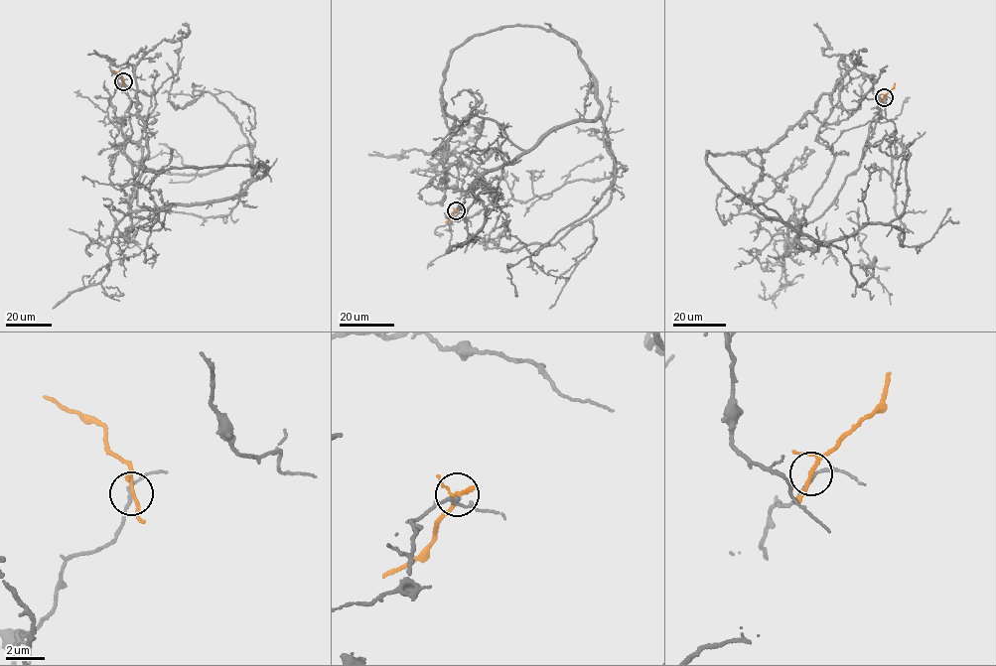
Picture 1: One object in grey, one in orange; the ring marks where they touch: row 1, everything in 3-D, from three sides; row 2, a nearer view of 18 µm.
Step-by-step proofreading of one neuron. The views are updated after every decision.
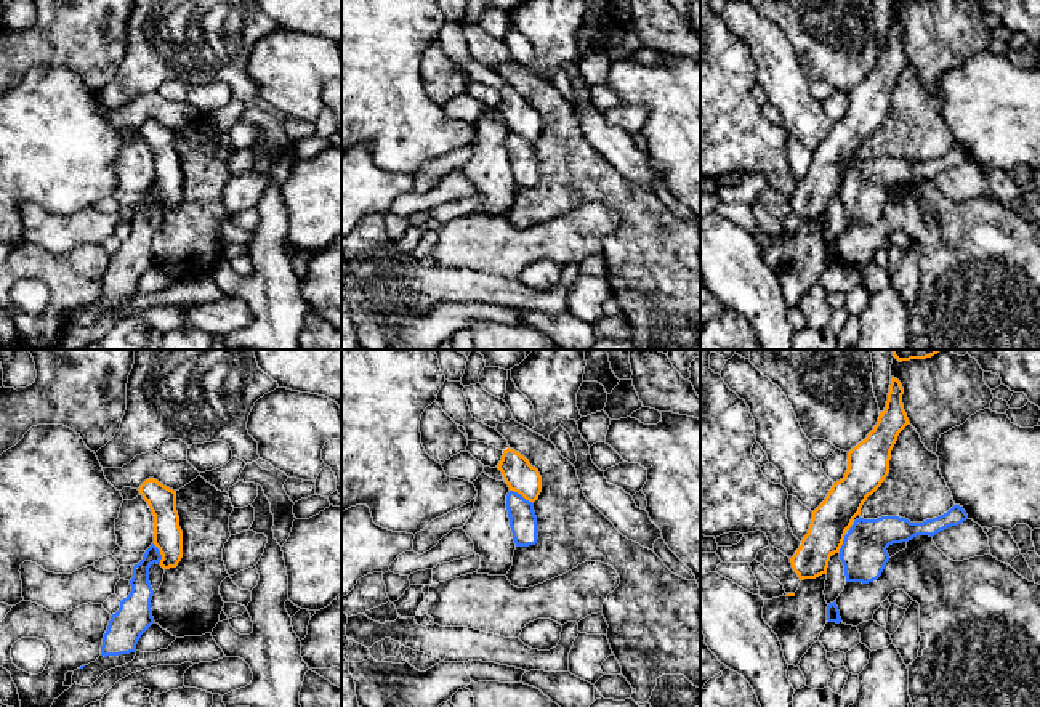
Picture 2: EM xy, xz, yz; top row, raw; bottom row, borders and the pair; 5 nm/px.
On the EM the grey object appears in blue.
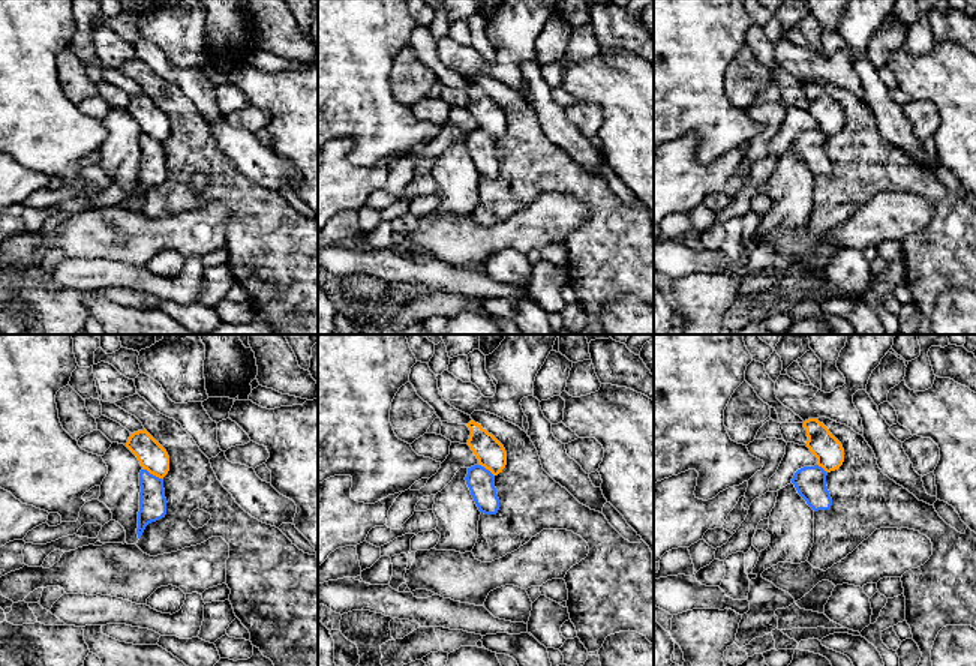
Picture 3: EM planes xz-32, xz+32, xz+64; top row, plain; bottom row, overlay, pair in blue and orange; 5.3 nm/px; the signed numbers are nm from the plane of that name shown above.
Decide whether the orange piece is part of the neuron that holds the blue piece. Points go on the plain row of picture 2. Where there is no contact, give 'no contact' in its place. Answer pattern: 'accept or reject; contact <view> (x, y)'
reject; contact xz (520, 135)

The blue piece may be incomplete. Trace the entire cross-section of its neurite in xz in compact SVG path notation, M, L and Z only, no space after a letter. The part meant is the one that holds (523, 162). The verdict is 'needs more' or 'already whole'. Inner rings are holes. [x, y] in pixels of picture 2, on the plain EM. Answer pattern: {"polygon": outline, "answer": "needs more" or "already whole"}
{"polygon": "M510 131L506 136L506 151L516 188L535 186L538 176L534 144L521 135Z", "answer": "already whole"}

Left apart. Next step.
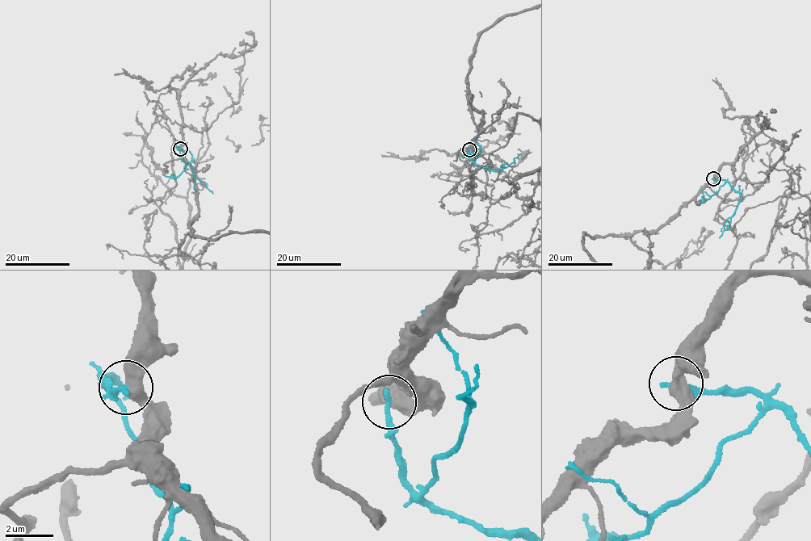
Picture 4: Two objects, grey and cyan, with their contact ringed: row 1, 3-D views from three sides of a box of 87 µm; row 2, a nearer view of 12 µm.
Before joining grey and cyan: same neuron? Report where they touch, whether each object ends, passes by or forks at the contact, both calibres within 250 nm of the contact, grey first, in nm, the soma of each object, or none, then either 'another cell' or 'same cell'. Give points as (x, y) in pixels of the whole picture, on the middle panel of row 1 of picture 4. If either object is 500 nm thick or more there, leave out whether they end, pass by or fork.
(469, 149) | grey passes by | cyan ends | 480/240 nm | grey none | cyan none | another cell

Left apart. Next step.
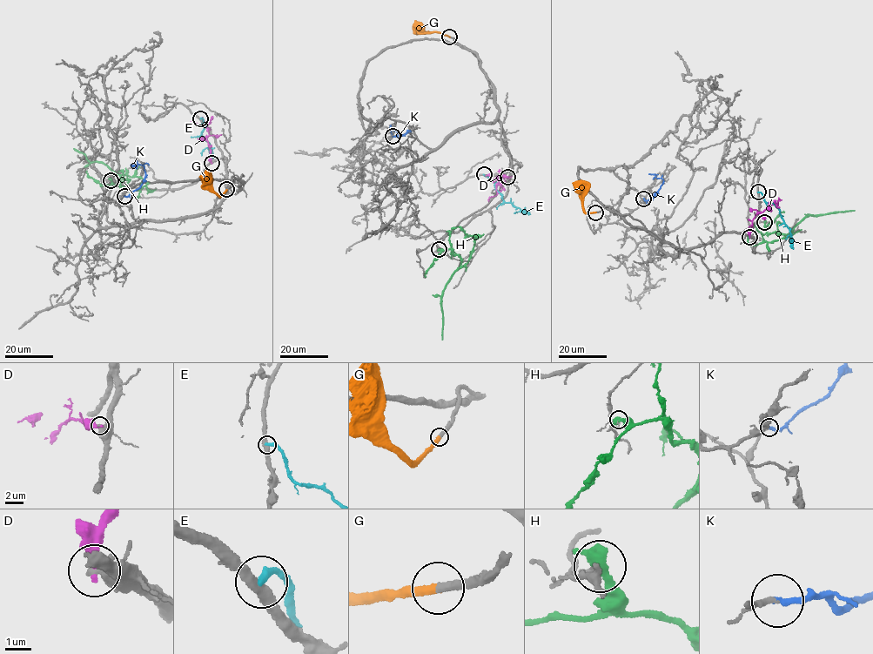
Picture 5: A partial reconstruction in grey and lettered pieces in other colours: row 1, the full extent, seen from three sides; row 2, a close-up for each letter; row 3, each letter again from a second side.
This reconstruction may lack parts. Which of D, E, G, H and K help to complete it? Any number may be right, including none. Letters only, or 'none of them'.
G, K

